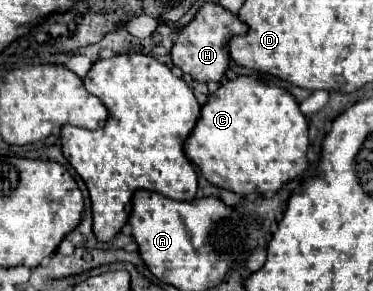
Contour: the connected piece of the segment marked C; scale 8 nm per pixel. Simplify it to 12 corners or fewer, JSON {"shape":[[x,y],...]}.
{"shape":[[220,84],[184,154],[210,184],[278,192],[308,168],[294,96]]}

